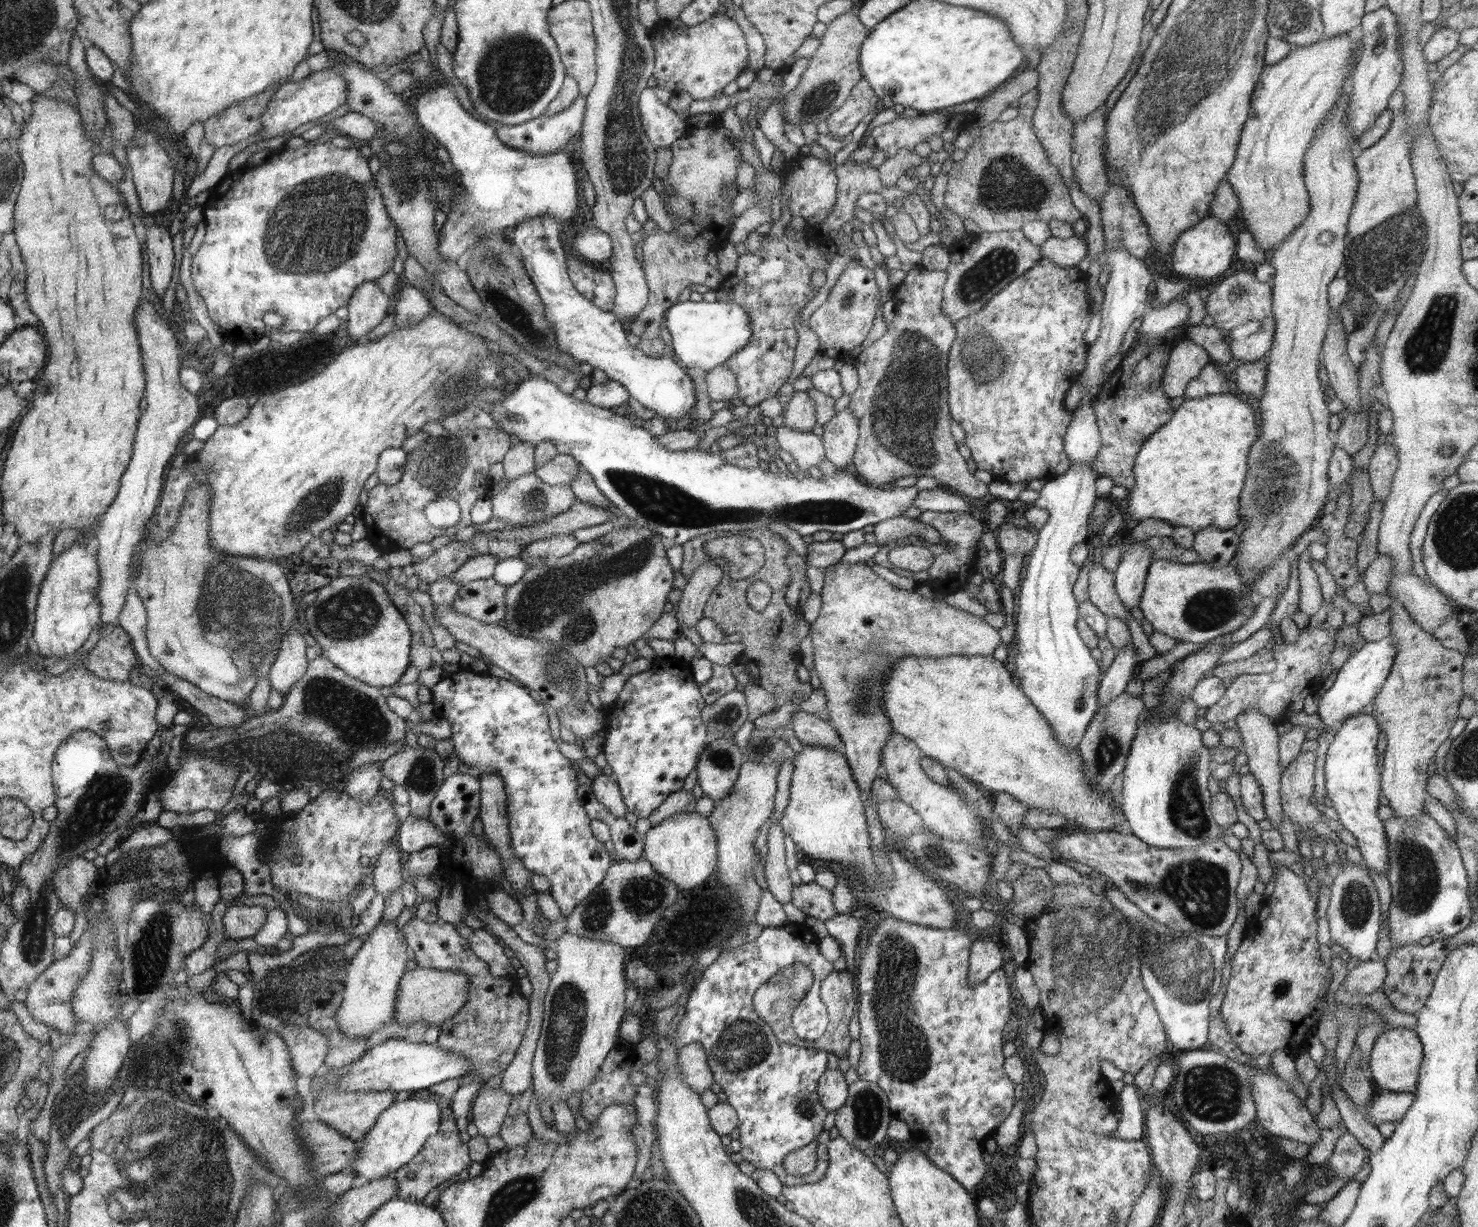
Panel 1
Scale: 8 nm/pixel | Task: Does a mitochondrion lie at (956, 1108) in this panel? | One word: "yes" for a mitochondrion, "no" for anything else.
no

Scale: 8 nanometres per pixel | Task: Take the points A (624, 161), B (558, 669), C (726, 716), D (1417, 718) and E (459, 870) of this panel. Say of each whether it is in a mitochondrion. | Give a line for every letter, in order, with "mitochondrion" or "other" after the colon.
A: mitochondrion
B: mitochondrion
C: mitochondrion
D: other
E: other

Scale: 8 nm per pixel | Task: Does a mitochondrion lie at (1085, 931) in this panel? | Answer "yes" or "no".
yes

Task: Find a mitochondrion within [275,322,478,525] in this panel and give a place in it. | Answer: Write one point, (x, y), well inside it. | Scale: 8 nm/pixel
(431, 470)

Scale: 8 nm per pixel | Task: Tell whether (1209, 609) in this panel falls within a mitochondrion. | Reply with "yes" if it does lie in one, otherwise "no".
yes

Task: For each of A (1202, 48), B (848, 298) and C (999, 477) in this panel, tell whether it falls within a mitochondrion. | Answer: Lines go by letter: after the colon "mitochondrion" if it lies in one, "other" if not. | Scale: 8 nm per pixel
A: mitochondrion
B: mitochondrion
C: other

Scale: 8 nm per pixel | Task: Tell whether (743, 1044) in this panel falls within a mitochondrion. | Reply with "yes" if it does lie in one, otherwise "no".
yes

